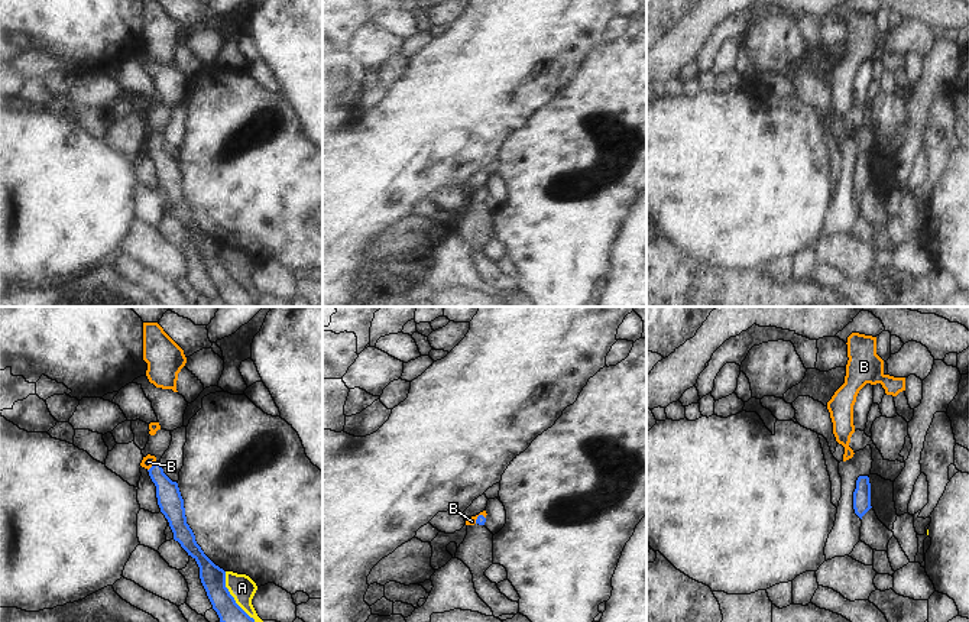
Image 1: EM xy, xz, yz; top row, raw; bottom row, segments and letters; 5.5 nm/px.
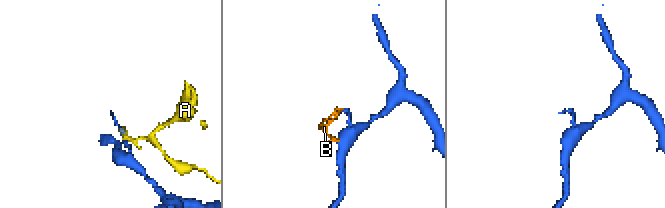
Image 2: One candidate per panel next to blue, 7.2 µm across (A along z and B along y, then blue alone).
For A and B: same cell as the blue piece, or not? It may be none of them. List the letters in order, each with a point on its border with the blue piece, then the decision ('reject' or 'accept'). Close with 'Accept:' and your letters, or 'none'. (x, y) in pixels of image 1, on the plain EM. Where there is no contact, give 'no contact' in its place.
A: meets blue in xy at (233, 275); reject
B: meets blue in xy at (152, 142); accept
Accept: B

